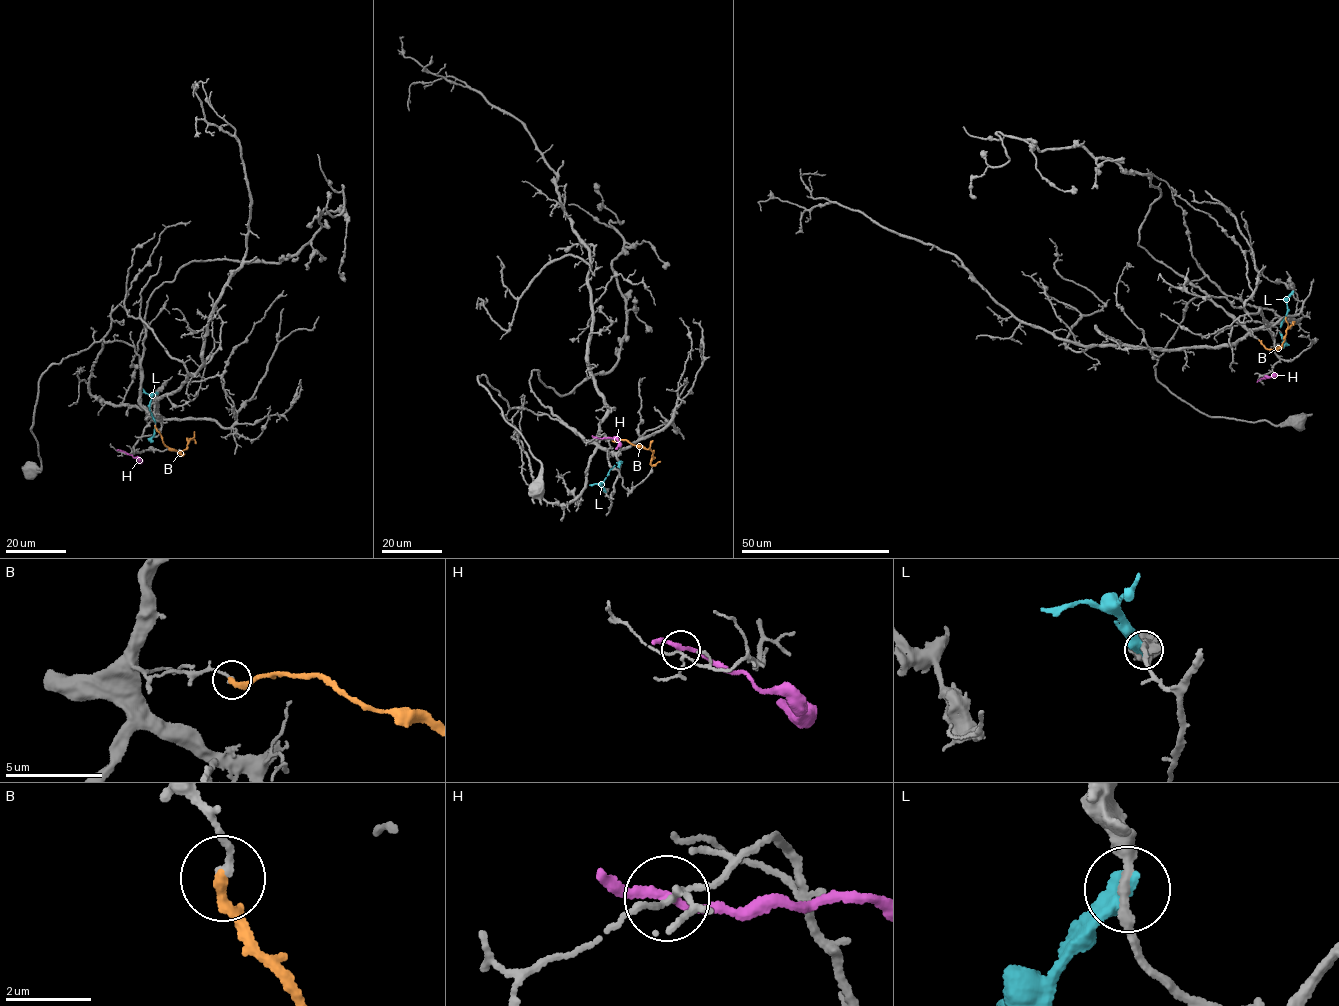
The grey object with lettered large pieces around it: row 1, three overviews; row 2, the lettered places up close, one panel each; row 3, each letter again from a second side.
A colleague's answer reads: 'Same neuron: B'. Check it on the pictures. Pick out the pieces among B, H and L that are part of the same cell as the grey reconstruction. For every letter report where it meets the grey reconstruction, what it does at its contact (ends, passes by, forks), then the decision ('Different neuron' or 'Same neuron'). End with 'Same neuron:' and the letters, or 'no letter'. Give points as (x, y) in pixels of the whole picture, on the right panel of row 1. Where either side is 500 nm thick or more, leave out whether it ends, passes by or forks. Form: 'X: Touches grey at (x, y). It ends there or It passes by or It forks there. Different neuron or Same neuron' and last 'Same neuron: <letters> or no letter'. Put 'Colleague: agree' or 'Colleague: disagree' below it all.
B: Touches grey at (1259, 340). It ends there. Different neuron
H: Touches grey at (1260, 380). It passes by. Different neuron
L: Touches grey at (1293, 292). It ends there. Different neuron
Same neuron: no letter
Colleague: disagree

